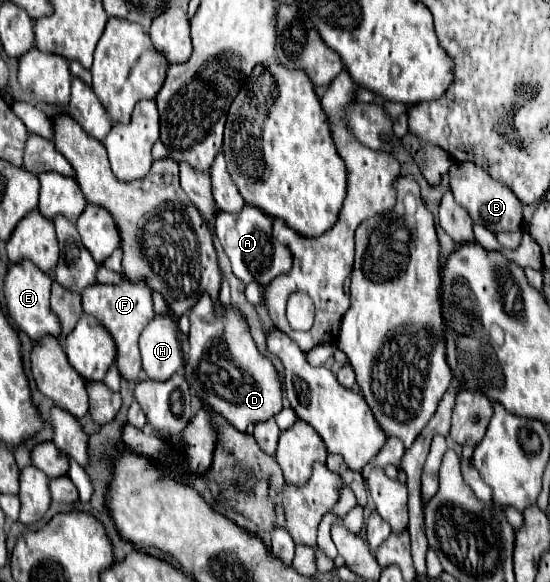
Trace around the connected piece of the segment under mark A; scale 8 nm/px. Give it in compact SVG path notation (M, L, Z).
M244 205L240 213L218 211L216 237L232 263L232 271L238 275L240 273L260 275L260 285L268 285L272 279L290 271L292 267L294 257L290 255L290 249L286 249L272 237L272 217L252 205Z

